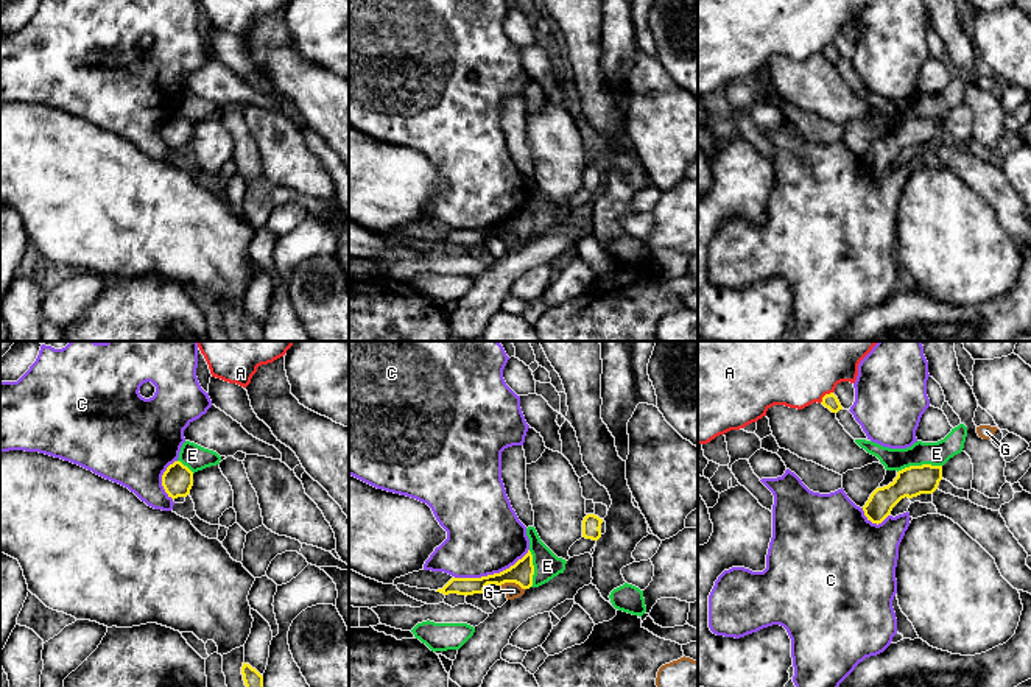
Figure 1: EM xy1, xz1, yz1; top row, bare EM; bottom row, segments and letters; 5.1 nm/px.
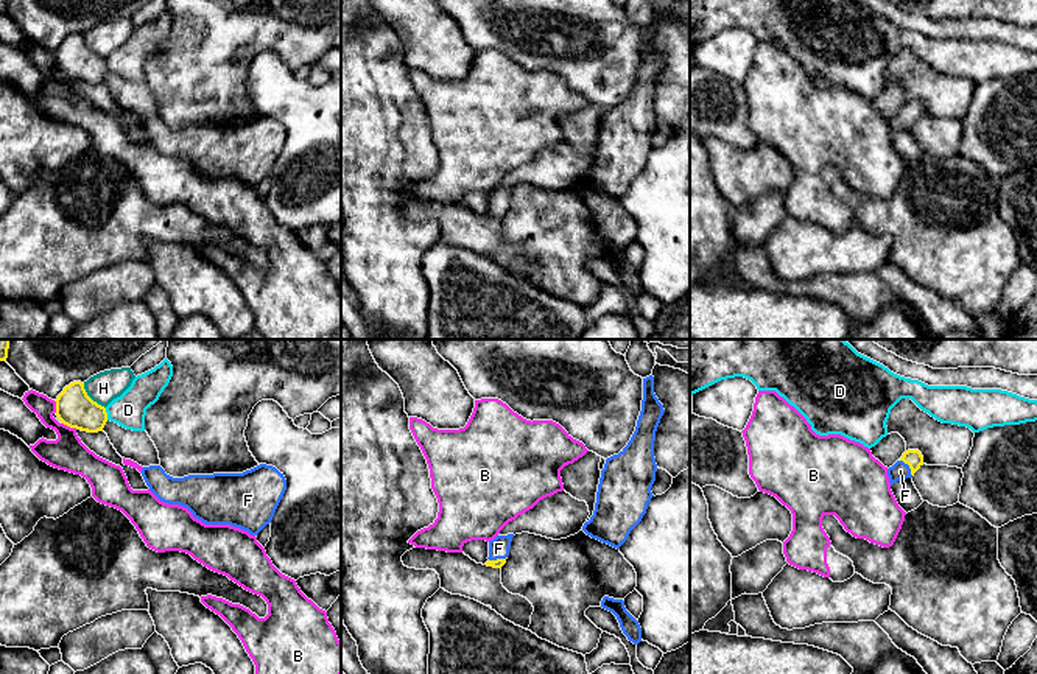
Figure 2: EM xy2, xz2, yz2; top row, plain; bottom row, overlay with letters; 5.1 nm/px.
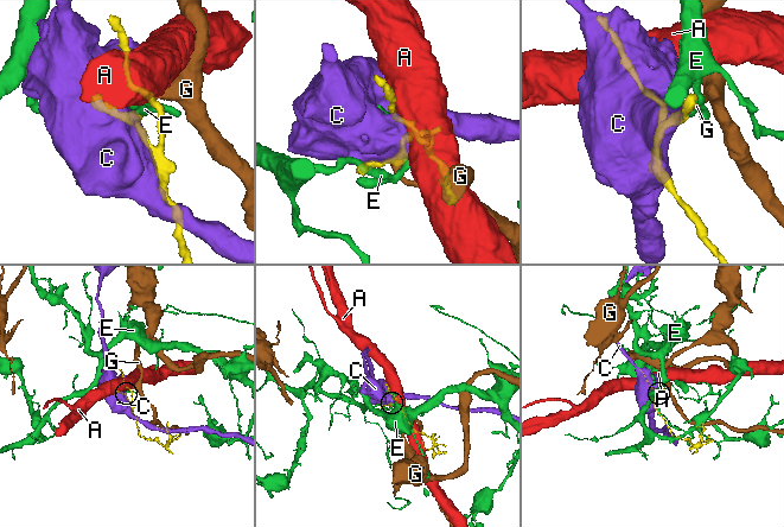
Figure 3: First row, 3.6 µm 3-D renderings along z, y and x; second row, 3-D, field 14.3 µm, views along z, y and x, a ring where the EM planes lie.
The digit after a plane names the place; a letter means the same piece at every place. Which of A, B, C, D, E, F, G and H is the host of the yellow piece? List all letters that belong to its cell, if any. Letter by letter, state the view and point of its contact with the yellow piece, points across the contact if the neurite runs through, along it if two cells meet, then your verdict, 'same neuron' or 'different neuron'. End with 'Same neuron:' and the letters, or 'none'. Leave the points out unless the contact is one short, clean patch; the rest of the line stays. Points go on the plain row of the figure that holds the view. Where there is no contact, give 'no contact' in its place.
A: meets yellow in yz1 at (824, 47); different neuron
B: meets yellow in xy2 at (70, 78); different neuron
C: meets yellow in xz1 at (494, 225); different neuron
D: meets yellow in xy2 at (106, 66); different neuron
E: meets yellow in yz1 at (919, 117); border along yz1 (941, 116), (910, 116), (897, 123); different neuron
F: meets yellow in yz2 at (910, 119); runs through yz2 (913, 109), (910, 119), (900, 122); same neuron
G: meets yellow in xz1 at (513, 232); border along xz1 (500, 236), (517, 234), (525, 240); different neuron
H: meets yellow in xy2 at (89, 49); different neuron
Same neuron: F

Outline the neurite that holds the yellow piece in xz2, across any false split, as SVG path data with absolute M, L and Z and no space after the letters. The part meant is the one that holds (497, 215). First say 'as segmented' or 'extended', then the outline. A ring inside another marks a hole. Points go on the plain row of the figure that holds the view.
extended | M514 185L497 187L489 193L489 212L484 215L487 218L501 219L506 215L506 209L509 207L509 199Z

